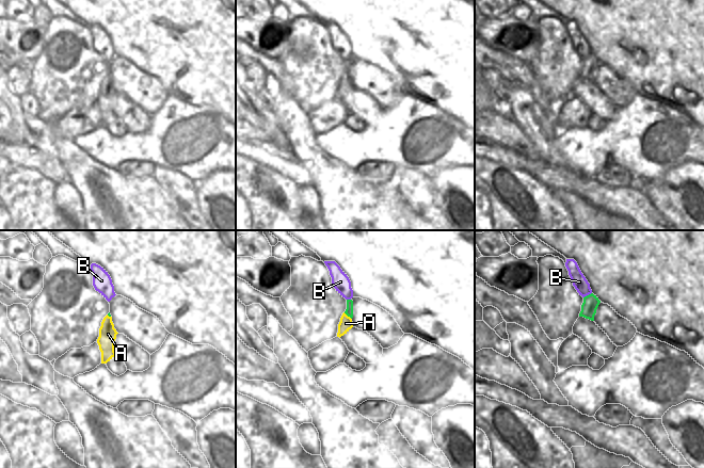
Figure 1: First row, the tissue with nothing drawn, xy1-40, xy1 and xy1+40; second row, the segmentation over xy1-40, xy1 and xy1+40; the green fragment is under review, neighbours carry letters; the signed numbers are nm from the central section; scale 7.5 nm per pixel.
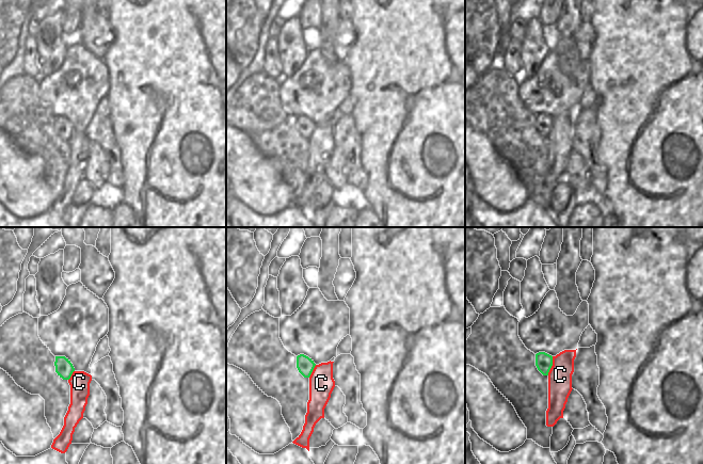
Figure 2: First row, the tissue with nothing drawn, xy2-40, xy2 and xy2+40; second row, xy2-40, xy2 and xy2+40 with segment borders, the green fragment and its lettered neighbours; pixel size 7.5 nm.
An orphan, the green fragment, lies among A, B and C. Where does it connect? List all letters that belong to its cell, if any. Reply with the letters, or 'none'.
A

